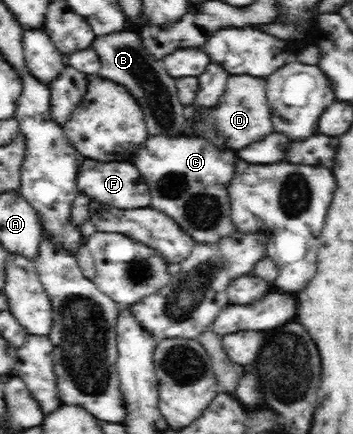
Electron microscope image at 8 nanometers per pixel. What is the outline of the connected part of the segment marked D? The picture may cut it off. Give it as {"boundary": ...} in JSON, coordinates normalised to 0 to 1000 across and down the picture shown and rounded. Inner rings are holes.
{"boundary":[[[654,173],[643,187],[643,214],[626,224],[620,242],[595,253],[575,256],[581,288],[555,288],[564,302],[581,297],[620,297],[632,320],[643,323],[643,339],[677,348],[734,327],[745,311],[762,311],[773,302],[768,288],[768,244],[751,219],[754,180],[722,182],[711,173]]]}

